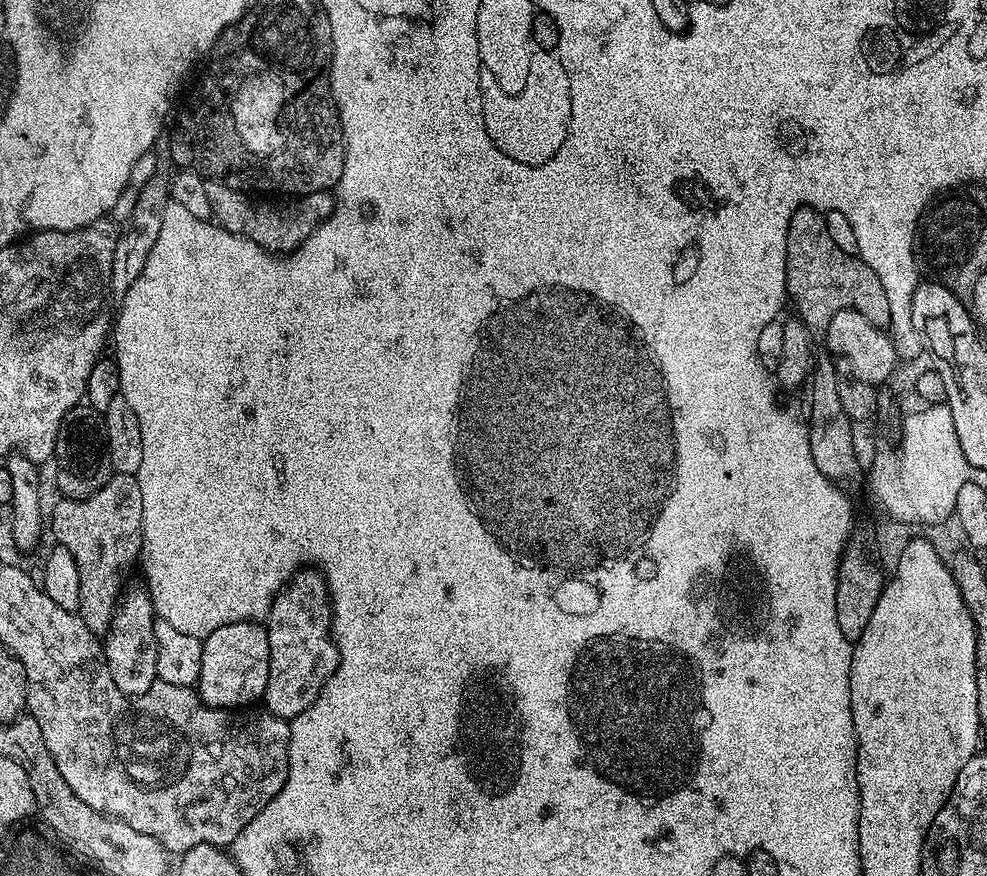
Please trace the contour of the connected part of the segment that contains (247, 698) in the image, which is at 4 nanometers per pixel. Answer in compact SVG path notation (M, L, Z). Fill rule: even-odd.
M238 622L214 630L202 640L202 670L198 691L211 708L240 710L263 701L266 678L270 674L268 629L260 622Z

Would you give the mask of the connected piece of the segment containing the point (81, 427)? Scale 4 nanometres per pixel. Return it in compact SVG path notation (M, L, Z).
M81 402L62 418L54 465L56 464L56 484L60 487L59 495L70 500L81 500L94 494L112 475L114 469L108 457L108 444L104 440L104 422L101 413Z

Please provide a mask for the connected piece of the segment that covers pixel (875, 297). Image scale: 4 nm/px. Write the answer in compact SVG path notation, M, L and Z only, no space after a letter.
M800 208L792 215L788 223L788 237L786 238L786 286L788 300L796 303L798 318L805 328L823 329L830 322L830 318L838 310L852 308L861 312L873 326L887 329L890 325L890 302L886 299L886 290L882 290L882 282L878 282L878 274L866 266L866 262L859 255L851 256L838 246L834 246L834 238L830 238L830 230L824 221L825 213L815 208Z

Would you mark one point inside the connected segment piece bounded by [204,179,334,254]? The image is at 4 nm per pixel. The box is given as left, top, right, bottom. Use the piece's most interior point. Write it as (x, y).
(279, 228)

